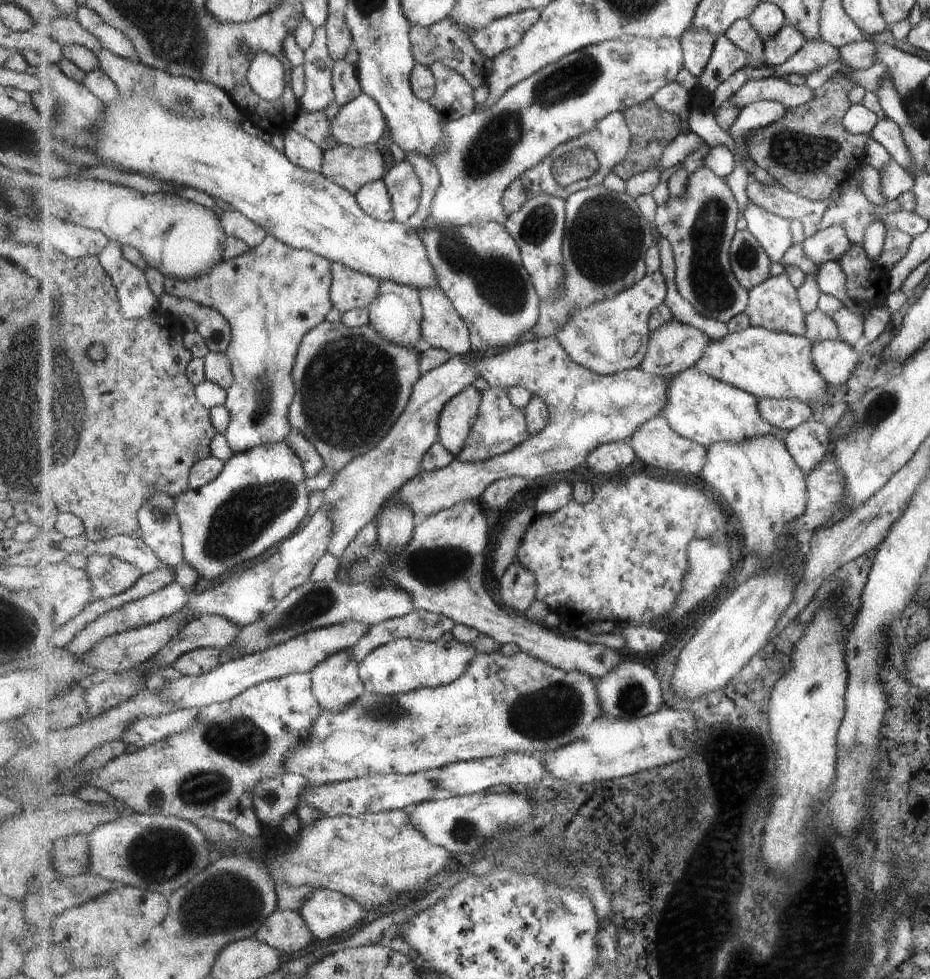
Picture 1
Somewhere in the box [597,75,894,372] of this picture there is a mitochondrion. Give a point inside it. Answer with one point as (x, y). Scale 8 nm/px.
(710, 288)

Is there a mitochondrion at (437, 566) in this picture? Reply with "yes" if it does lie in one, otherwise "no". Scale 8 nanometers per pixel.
yes

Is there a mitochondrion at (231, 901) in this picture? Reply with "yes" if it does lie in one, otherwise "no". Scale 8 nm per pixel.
yes

